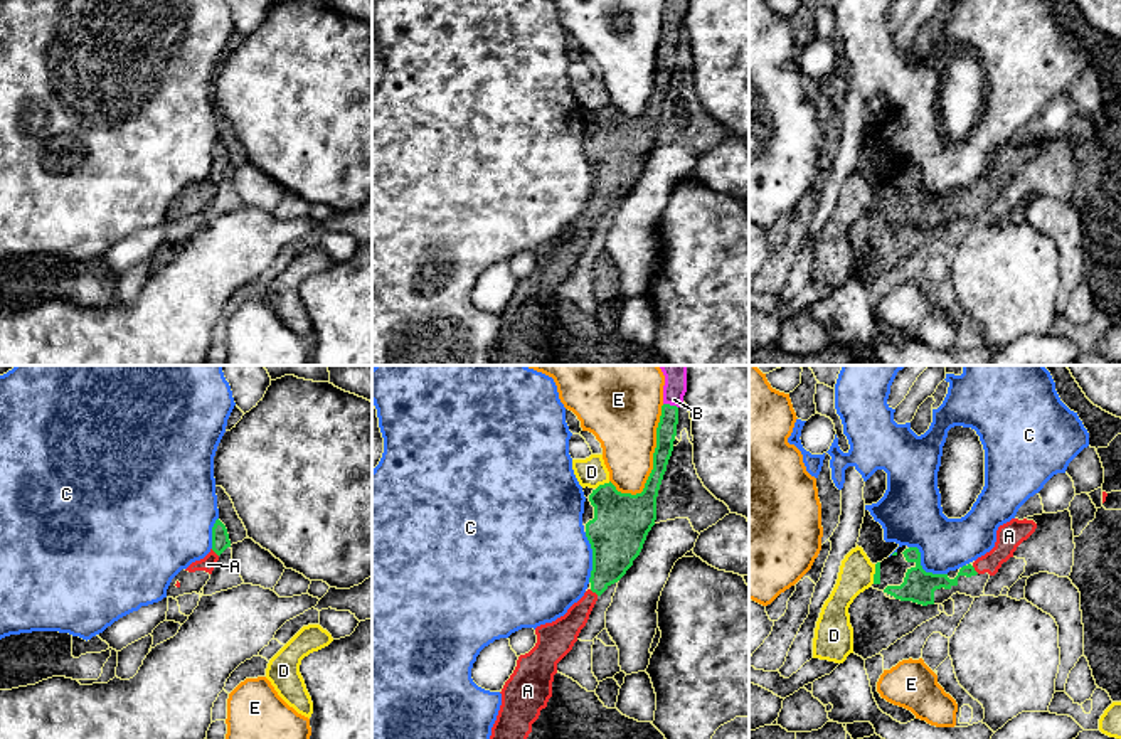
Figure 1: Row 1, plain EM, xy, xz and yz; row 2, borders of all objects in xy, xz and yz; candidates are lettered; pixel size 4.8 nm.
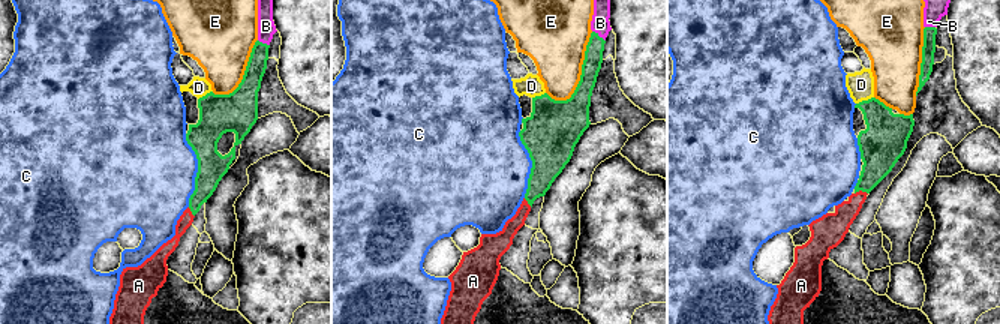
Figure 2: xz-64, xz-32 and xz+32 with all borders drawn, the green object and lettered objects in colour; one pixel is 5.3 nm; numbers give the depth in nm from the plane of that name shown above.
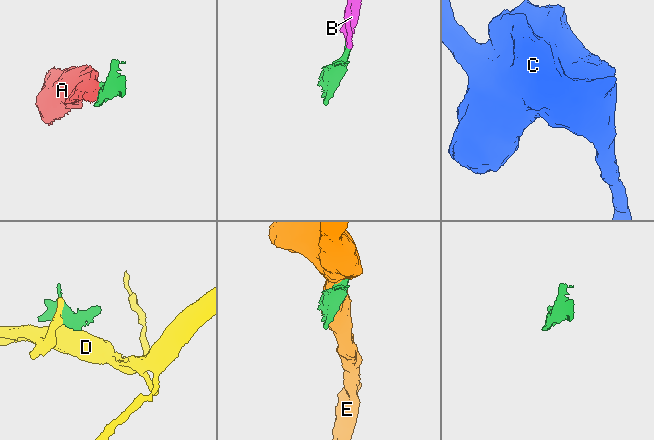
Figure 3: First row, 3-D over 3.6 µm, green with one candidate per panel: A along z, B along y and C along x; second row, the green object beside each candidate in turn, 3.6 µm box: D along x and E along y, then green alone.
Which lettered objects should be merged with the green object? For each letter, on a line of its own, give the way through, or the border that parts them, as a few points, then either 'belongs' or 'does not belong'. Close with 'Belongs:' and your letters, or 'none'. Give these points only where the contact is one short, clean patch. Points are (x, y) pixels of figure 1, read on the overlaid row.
A: across xz (615, 544), (610, 564), (595, 591), (563, 632) | belongs
B: across xz (667, 428), (669, 404), (674, 393), (674, 366) | belongs
C: does not belong
D: along xz (610, 482), (596, 489) | does not belong
E: does not belong
Belongs: A, B

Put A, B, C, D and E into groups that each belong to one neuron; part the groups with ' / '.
A B / C / D / E

